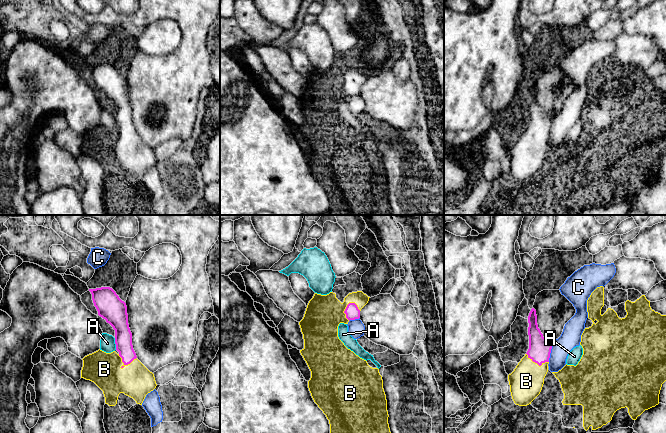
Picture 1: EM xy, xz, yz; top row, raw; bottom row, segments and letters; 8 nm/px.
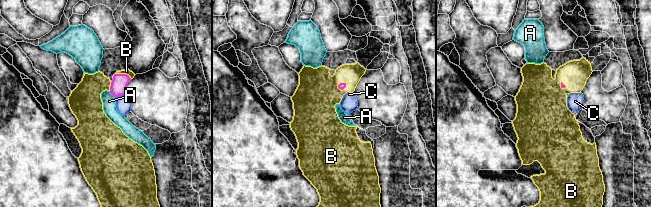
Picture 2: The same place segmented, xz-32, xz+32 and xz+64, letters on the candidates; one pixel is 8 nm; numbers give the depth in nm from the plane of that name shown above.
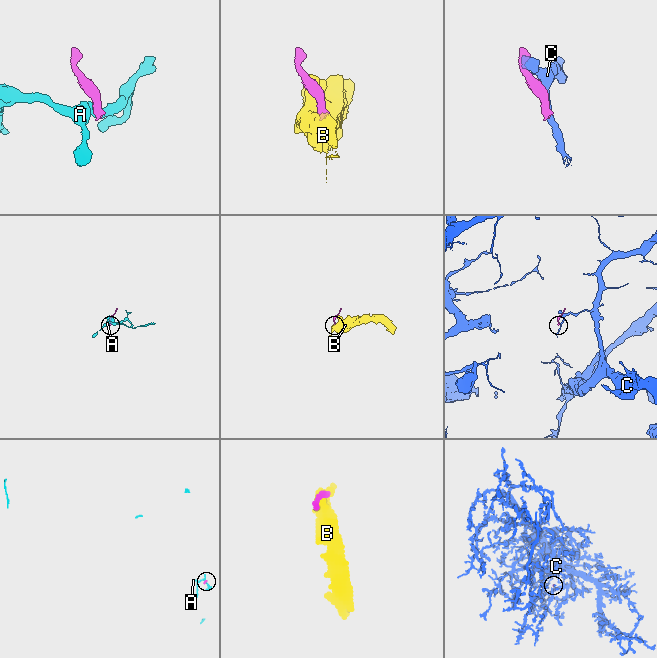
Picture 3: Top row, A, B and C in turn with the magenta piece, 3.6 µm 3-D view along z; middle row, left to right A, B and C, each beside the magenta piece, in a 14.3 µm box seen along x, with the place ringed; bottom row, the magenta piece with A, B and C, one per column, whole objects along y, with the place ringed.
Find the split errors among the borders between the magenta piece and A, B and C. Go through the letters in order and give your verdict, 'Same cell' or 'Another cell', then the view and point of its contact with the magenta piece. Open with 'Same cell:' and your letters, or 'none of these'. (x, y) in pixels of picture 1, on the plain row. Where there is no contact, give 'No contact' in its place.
Same cell: B
A: Another cell. Touches magenta at xy (115, 119)
B: Same cell. Touches magenta at xz (345, 85)
C: Another cell. Touches magenta at yz (550, 128)

